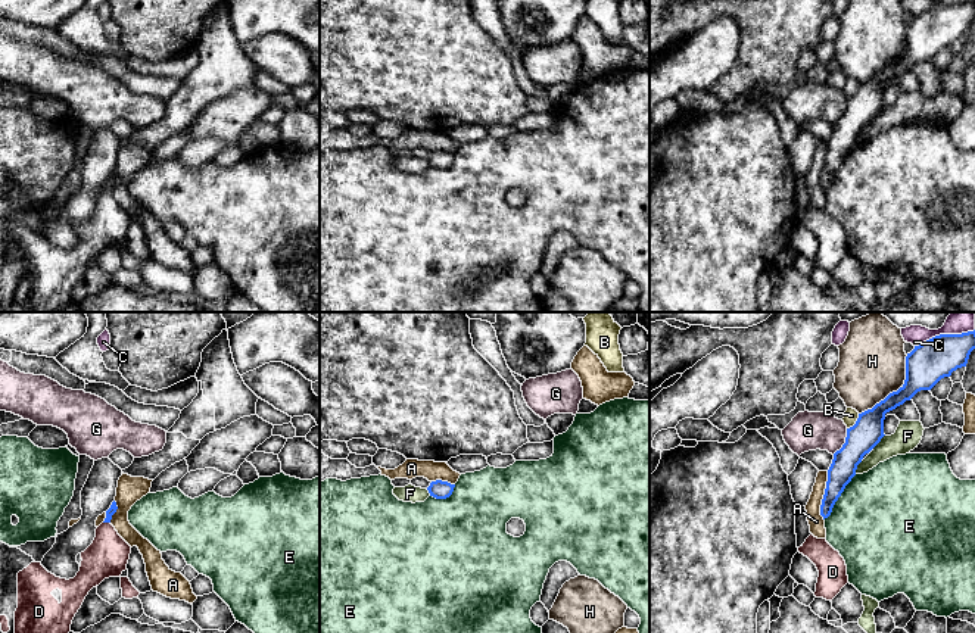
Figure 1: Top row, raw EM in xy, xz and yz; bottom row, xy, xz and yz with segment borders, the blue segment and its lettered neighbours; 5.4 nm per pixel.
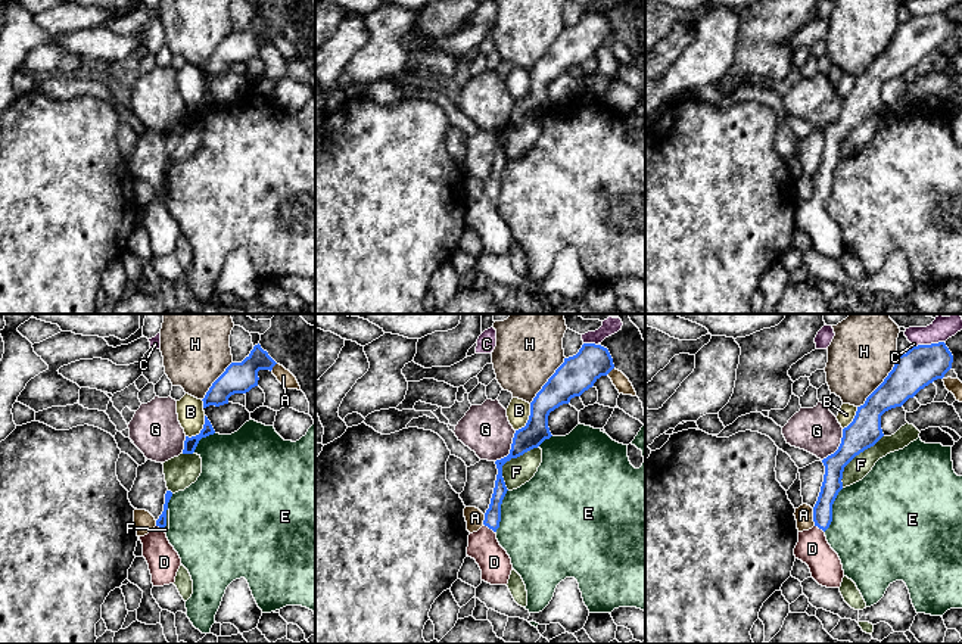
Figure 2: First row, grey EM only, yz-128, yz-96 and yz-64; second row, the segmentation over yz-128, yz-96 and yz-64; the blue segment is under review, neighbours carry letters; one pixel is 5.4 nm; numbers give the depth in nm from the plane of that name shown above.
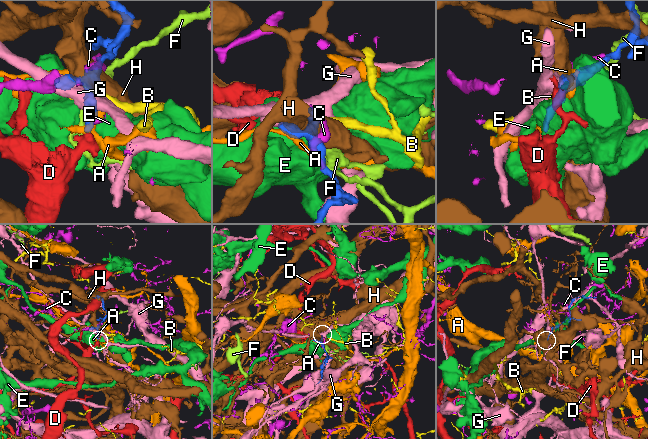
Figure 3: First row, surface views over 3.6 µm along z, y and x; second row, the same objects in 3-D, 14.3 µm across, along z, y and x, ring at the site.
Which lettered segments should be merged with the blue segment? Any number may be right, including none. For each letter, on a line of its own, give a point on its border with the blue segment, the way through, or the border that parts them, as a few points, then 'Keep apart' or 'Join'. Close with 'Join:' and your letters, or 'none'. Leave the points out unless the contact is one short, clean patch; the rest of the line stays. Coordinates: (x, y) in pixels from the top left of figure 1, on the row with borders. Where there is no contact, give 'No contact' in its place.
A: Touches blue at yz (824, 496). Keep apart
B: Touches blue at yz (856, 423). Boundary: yz (859, 414), (857, 420), (847, 429). Keep apart
C: Touches blue at yz (944, 334). Keep apart
D: Touches blue at xy (106, 521). Path across: xy (112, 510), (106, 521), (108, 555). Join
E: Touches blue at yz (838, 496). Keep apart
F: Touches blue at yz (878, 442). Keep apart
G: Touches blue at yz (846, 442). Keep apart
H: Touches blue at yz (894, 392). Keep apart
Join: D

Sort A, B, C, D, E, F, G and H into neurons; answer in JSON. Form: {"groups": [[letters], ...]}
{"groups": [["A"], ["B"], ["C"], ["D"], ["E"], ["F"], ["G"], ["H"]]}

